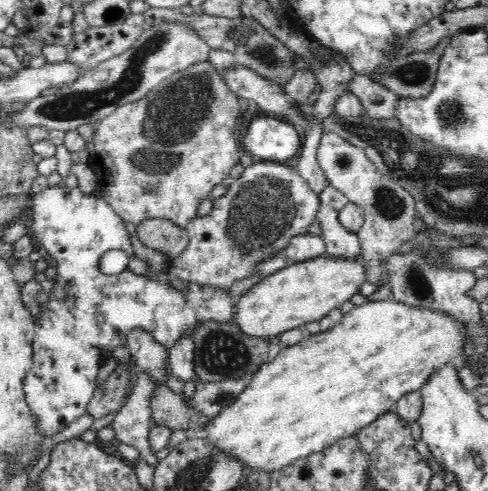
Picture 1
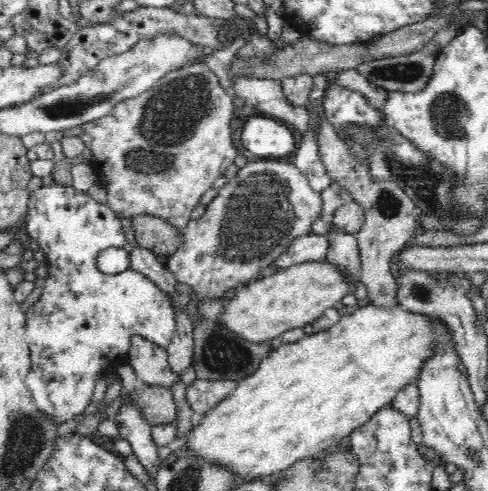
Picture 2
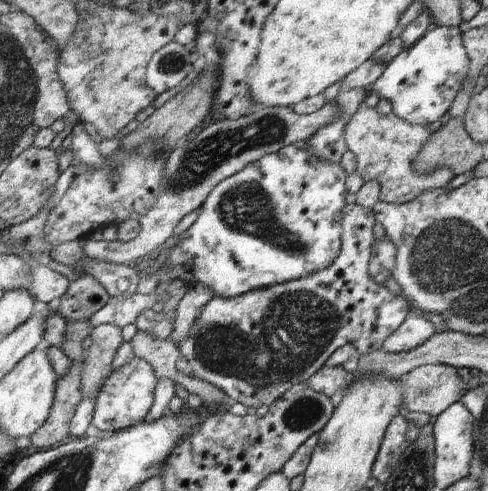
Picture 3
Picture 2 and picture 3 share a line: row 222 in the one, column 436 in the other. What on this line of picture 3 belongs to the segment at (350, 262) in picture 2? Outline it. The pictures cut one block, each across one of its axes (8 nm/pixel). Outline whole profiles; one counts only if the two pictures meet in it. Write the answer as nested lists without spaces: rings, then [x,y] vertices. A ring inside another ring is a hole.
[[[413,314],[405,324],[385,342],[385,350],[391,354],[407,354],[415,348],[427,344],[435,334],[439,334],[439,328],[435,328],[425,316]]]

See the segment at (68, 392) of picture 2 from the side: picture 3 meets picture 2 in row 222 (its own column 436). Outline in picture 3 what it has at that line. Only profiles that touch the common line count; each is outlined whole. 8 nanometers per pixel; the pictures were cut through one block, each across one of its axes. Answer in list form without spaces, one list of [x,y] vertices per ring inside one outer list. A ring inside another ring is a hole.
[[[433,26],[427,36],[423,36],[413,48],[403,50],[389,66],[389,70],[379,78],[369,92],[377,92],[381,100],[393,104],[393,112],[415,126],[429,126],[449,112],[455,96],[465,88],[469,72],[469,58],[465,54],[459,28]]]

